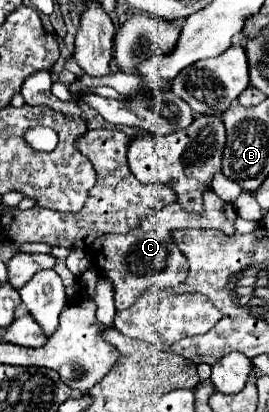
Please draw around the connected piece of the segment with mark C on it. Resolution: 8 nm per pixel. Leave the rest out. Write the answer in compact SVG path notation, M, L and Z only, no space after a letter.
M207 189L203 193L203 205L205 205L203 215L195 217L193 213L187 213L179 203L171 203L171 205L163 207L163 211L153 211L147 219L143 219L143 223L137 229L133 229L125 235L101 235L93 241L93 245L89 249L93 265L113 285L117 311L131 307L139 299L139 295L143 295L151 285L161 285L161 287L169 289L169 287L177 287L185 281L187 261L171 241L173 229L215 227L227 235L235 233L233 221L237 217L237 213L231 205L221 201L211 189Z

